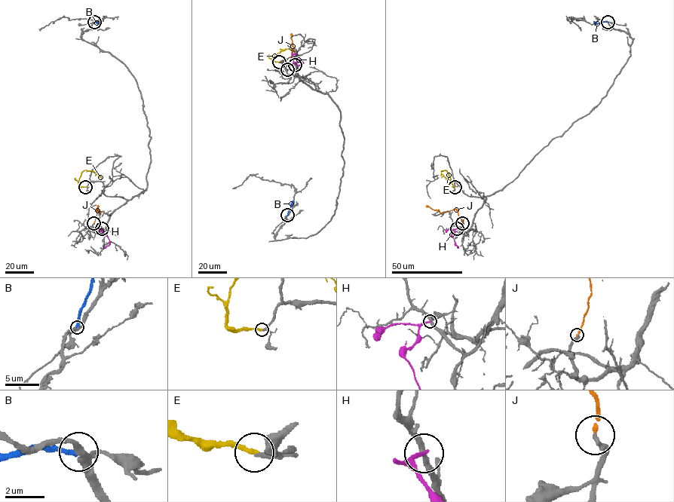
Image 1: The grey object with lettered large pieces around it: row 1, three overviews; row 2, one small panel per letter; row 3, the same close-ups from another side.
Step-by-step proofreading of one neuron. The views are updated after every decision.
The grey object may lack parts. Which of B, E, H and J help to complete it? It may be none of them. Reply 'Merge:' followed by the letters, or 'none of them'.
Merge: E

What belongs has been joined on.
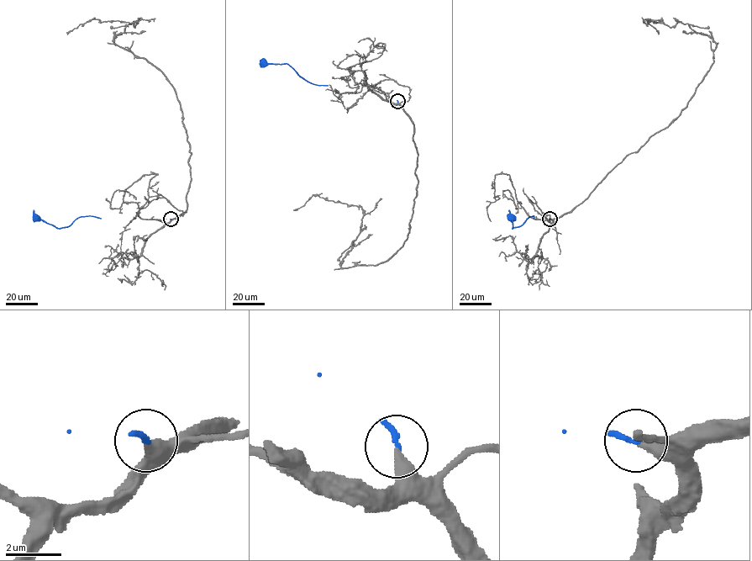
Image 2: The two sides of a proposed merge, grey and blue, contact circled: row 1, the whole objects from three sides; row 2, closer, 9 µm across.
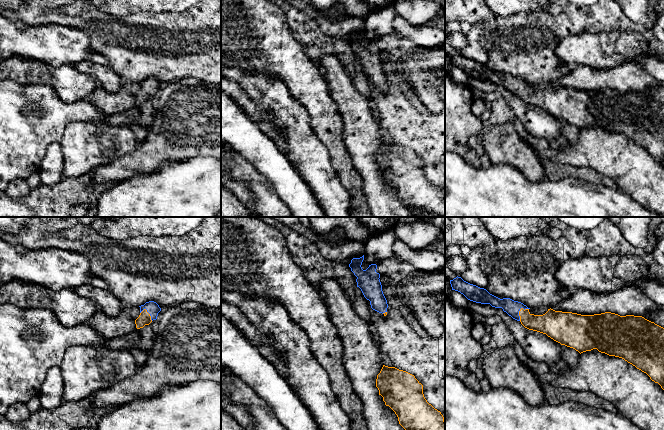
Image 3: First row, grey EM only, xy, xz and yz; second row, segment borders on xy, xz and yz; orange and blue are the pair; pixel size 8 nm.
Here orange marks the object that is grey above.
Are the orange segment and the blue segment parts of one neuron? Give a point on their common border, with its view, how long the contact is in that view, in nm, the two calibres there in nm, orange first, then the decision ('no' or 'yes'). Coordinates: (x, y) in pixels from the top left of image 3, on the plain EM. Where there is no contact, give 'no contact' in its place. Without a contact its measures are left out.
yz (519, 87) | 130 nm | 160/120 nm | yes

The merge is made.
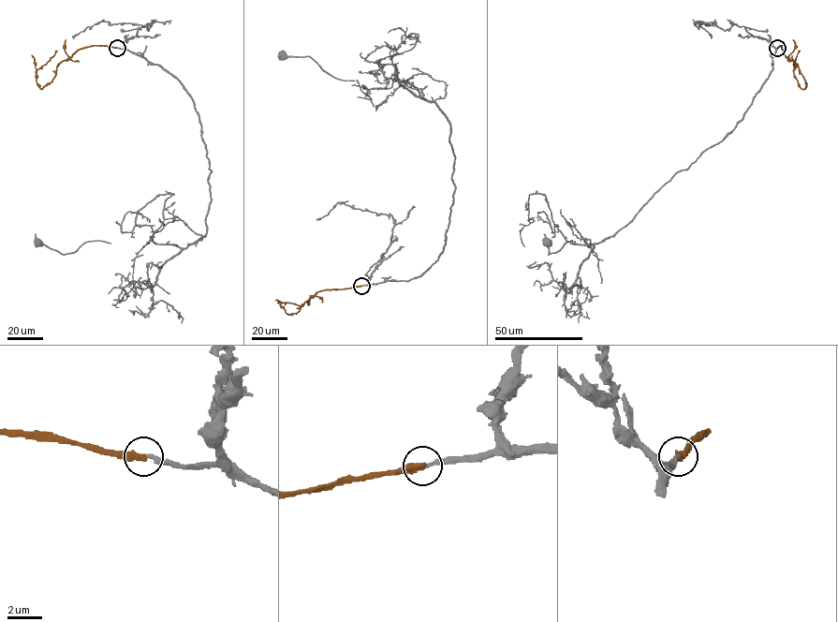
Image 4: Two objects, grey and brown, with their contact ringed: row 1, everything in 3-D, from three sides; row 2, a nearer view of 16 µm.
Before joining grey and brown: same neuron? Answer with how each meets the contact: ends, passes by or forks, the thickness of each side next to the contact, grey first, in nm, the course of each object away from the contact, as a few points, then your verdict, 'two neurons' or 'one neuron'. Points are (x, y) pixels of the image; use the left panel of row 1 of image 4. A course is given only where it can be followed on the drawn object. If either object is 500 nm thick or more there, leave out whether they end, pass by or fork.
grey ends; brown ends; calibres 240 and 400 nm; course grey (118, 48), (191, 97), (211, 170), (206, 232), (184, 247), (137, 225), (65, 254), (37, 244); course brown (117, 48), (90, 45), (79, 49), (58, 65), (52, 81), (41, 89), (36, 81), (36, 71), (57, 51); one neuron

